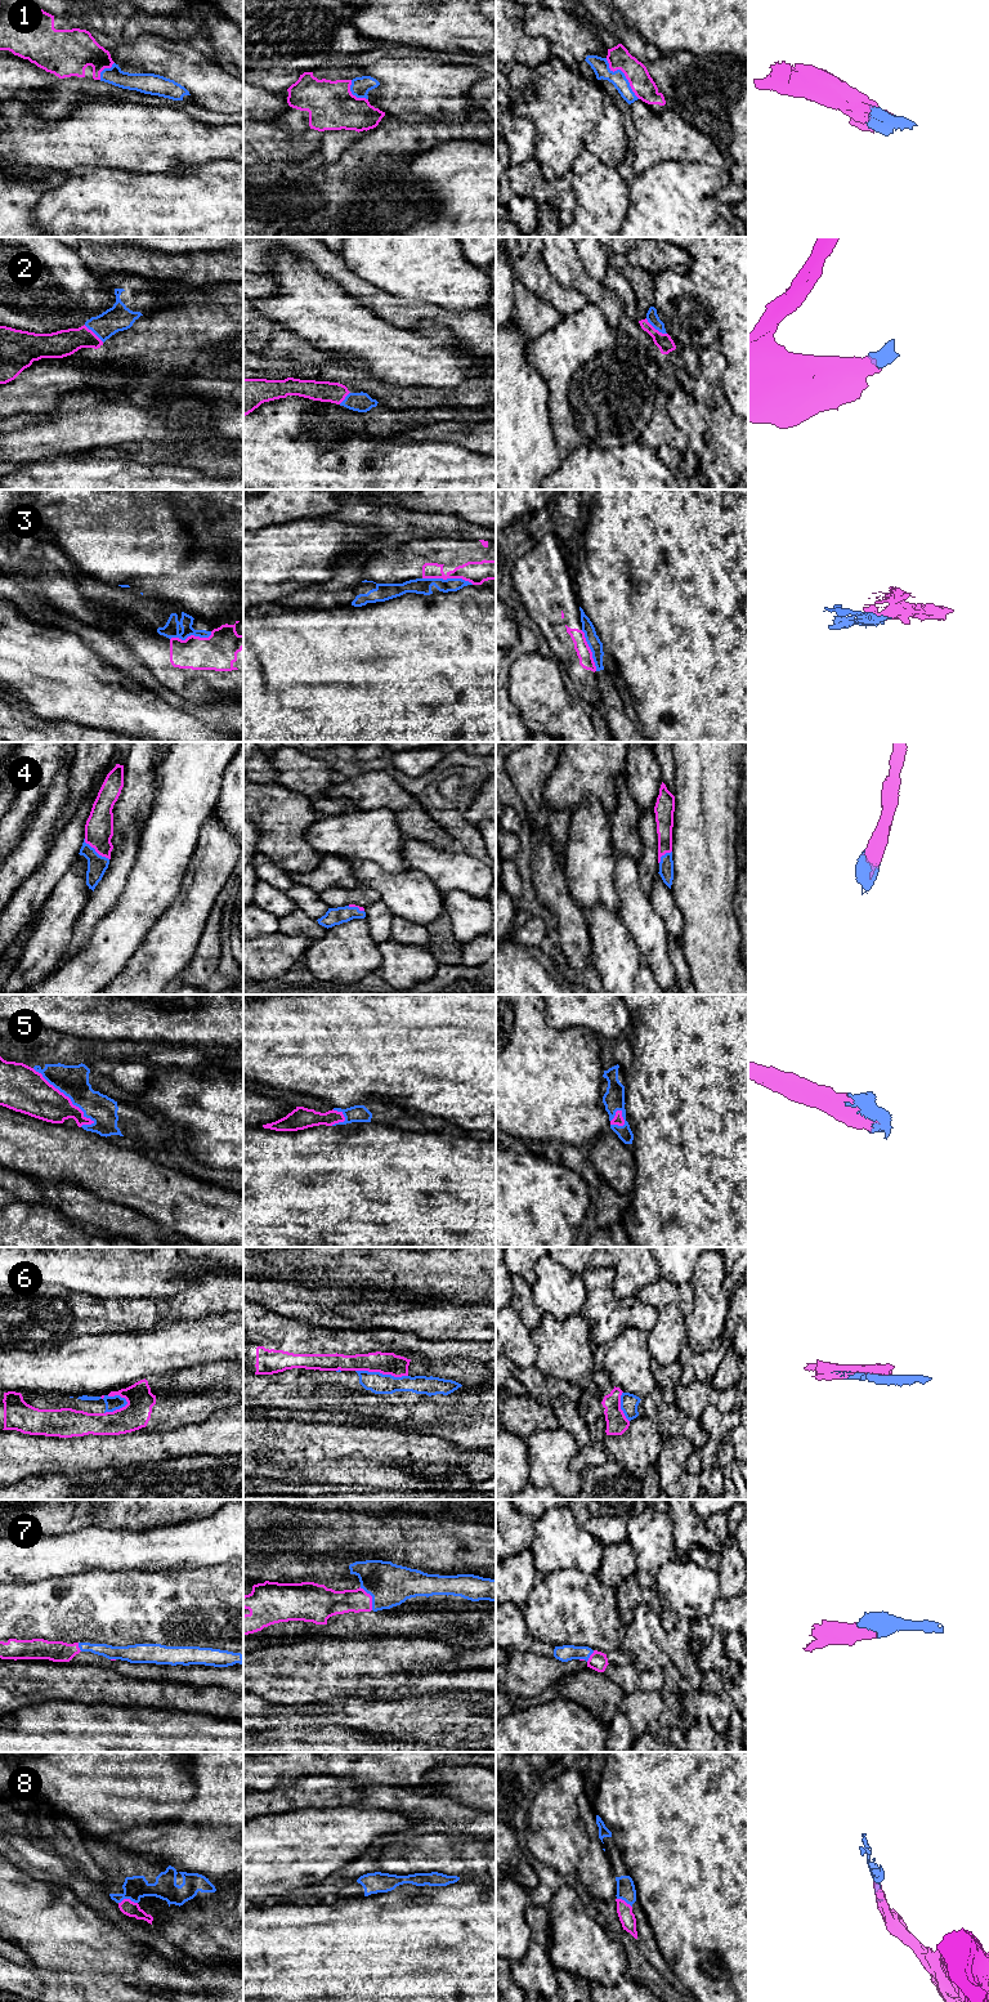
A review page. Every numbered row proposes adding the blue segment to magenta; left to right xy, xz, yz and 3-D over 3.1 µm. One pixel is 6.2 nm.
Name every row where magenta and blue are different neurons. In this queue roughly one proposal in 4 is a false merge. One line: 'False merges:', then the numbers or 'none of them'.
False merges: 3, 6

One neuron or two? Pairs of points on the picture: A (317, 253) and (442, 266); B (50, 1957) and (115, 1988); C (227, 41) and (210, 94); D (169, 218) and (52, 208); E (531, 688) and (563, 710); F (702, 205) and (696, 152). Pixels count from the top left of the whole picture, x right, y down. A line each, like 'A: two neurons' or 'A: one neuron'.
A: two neurons
B: two neurons
C: two neurons
D: one neuron
E: one neuron
F: two neurons

